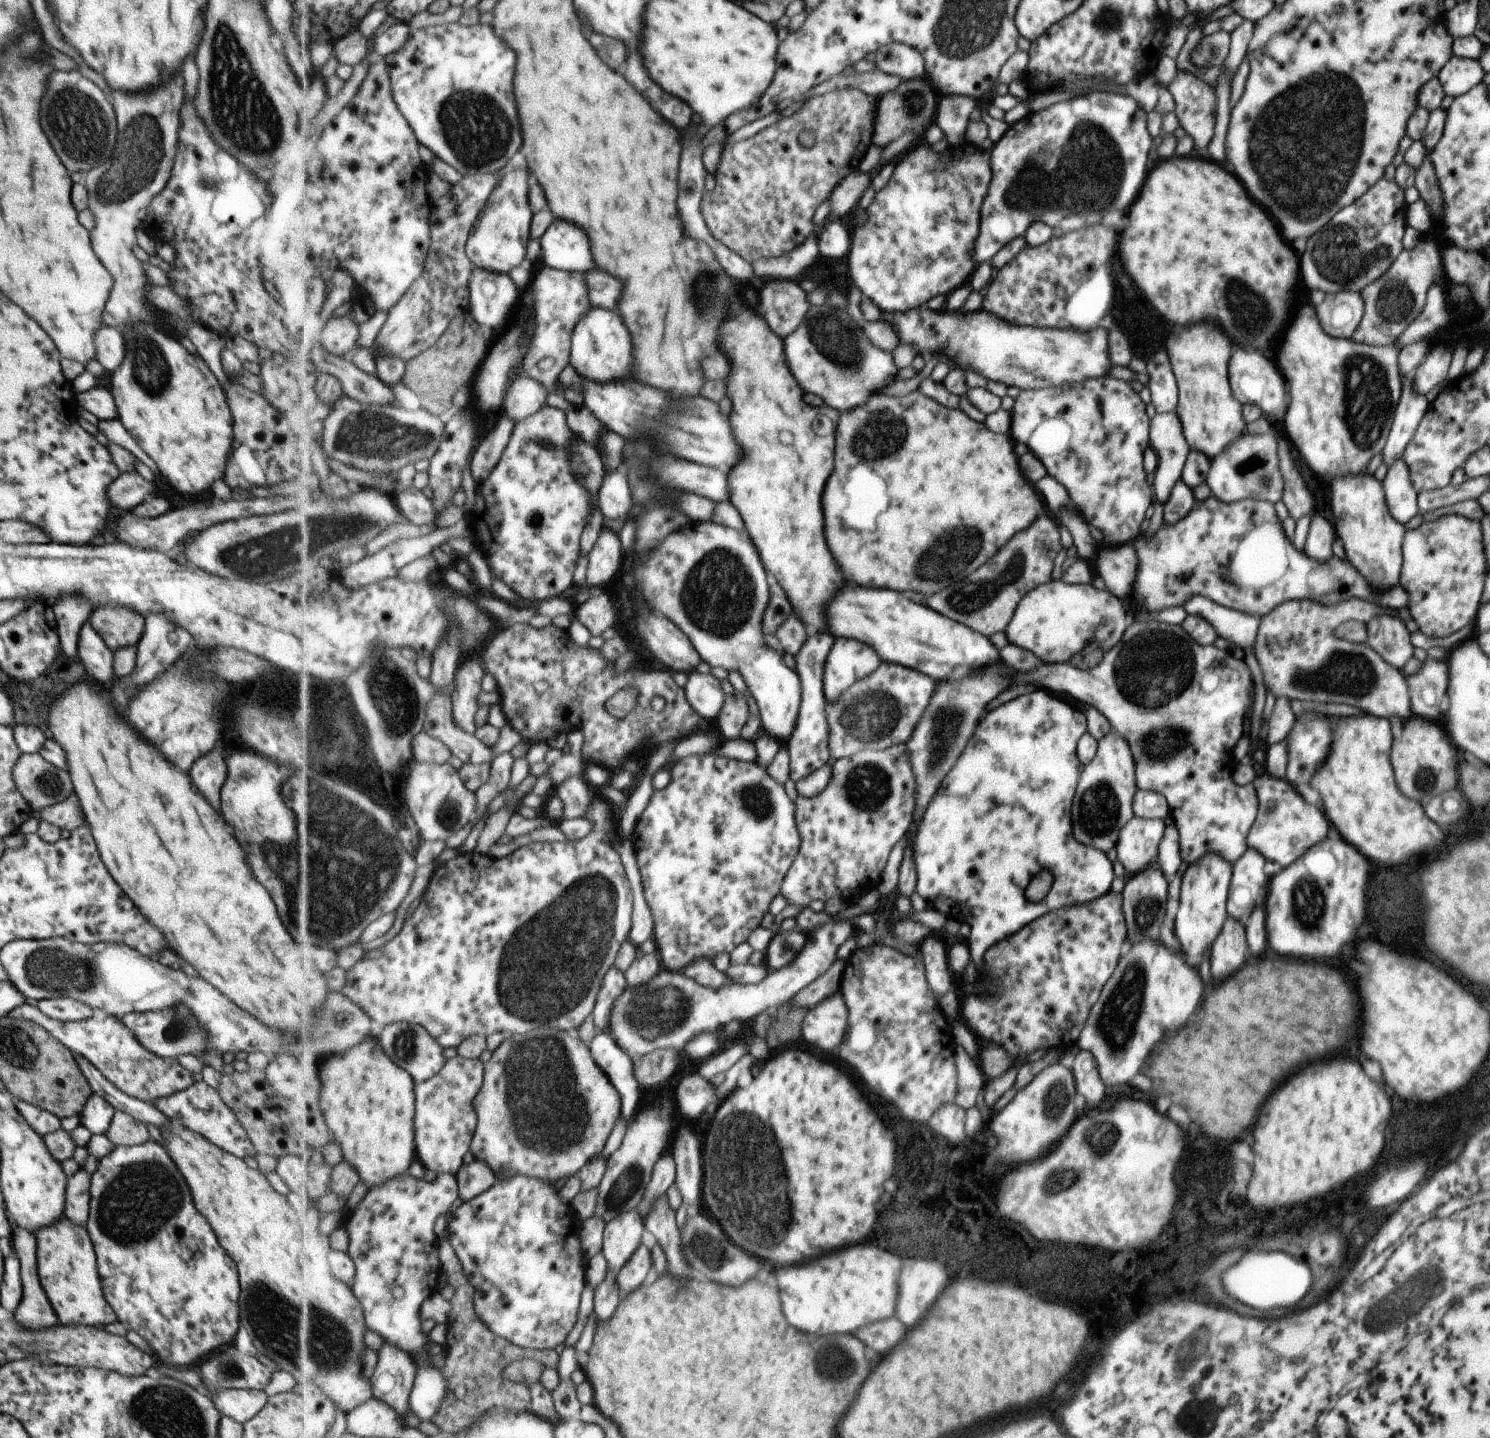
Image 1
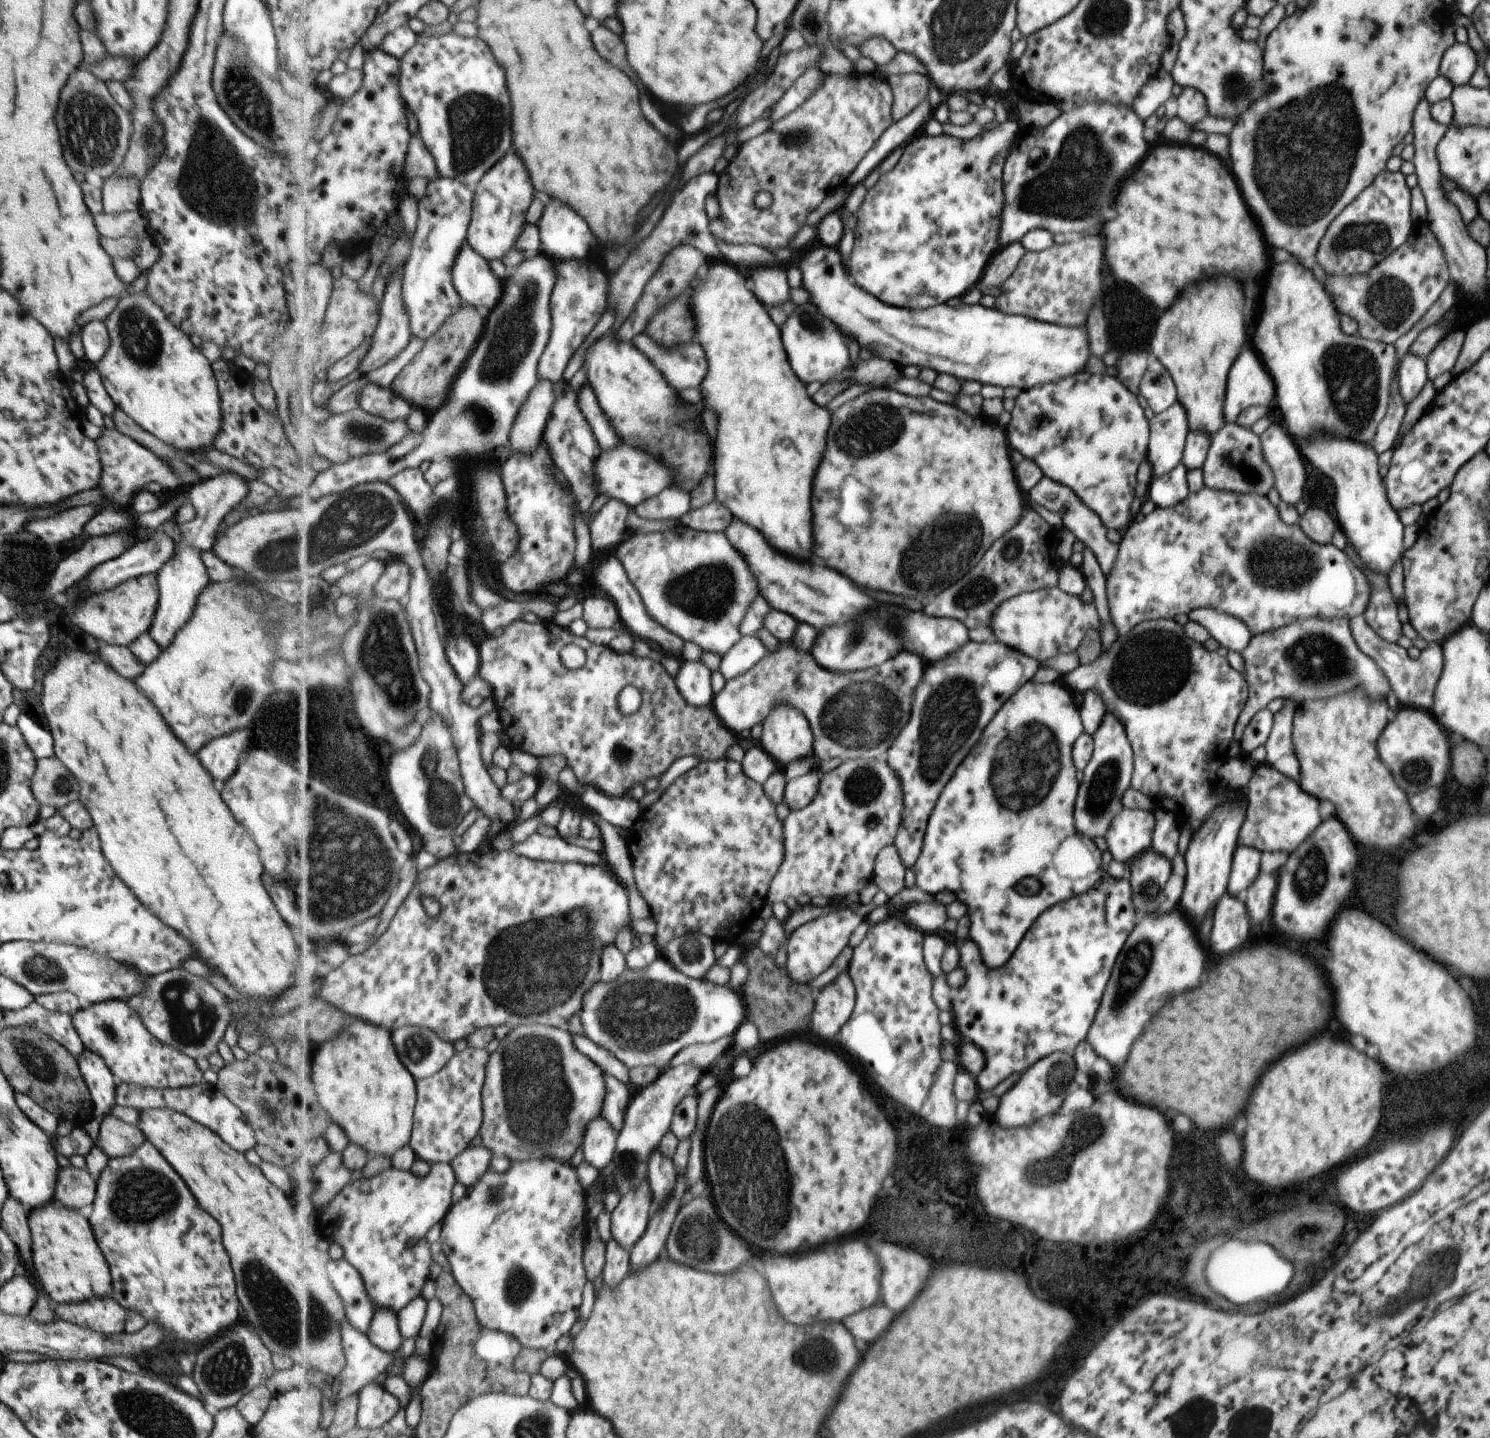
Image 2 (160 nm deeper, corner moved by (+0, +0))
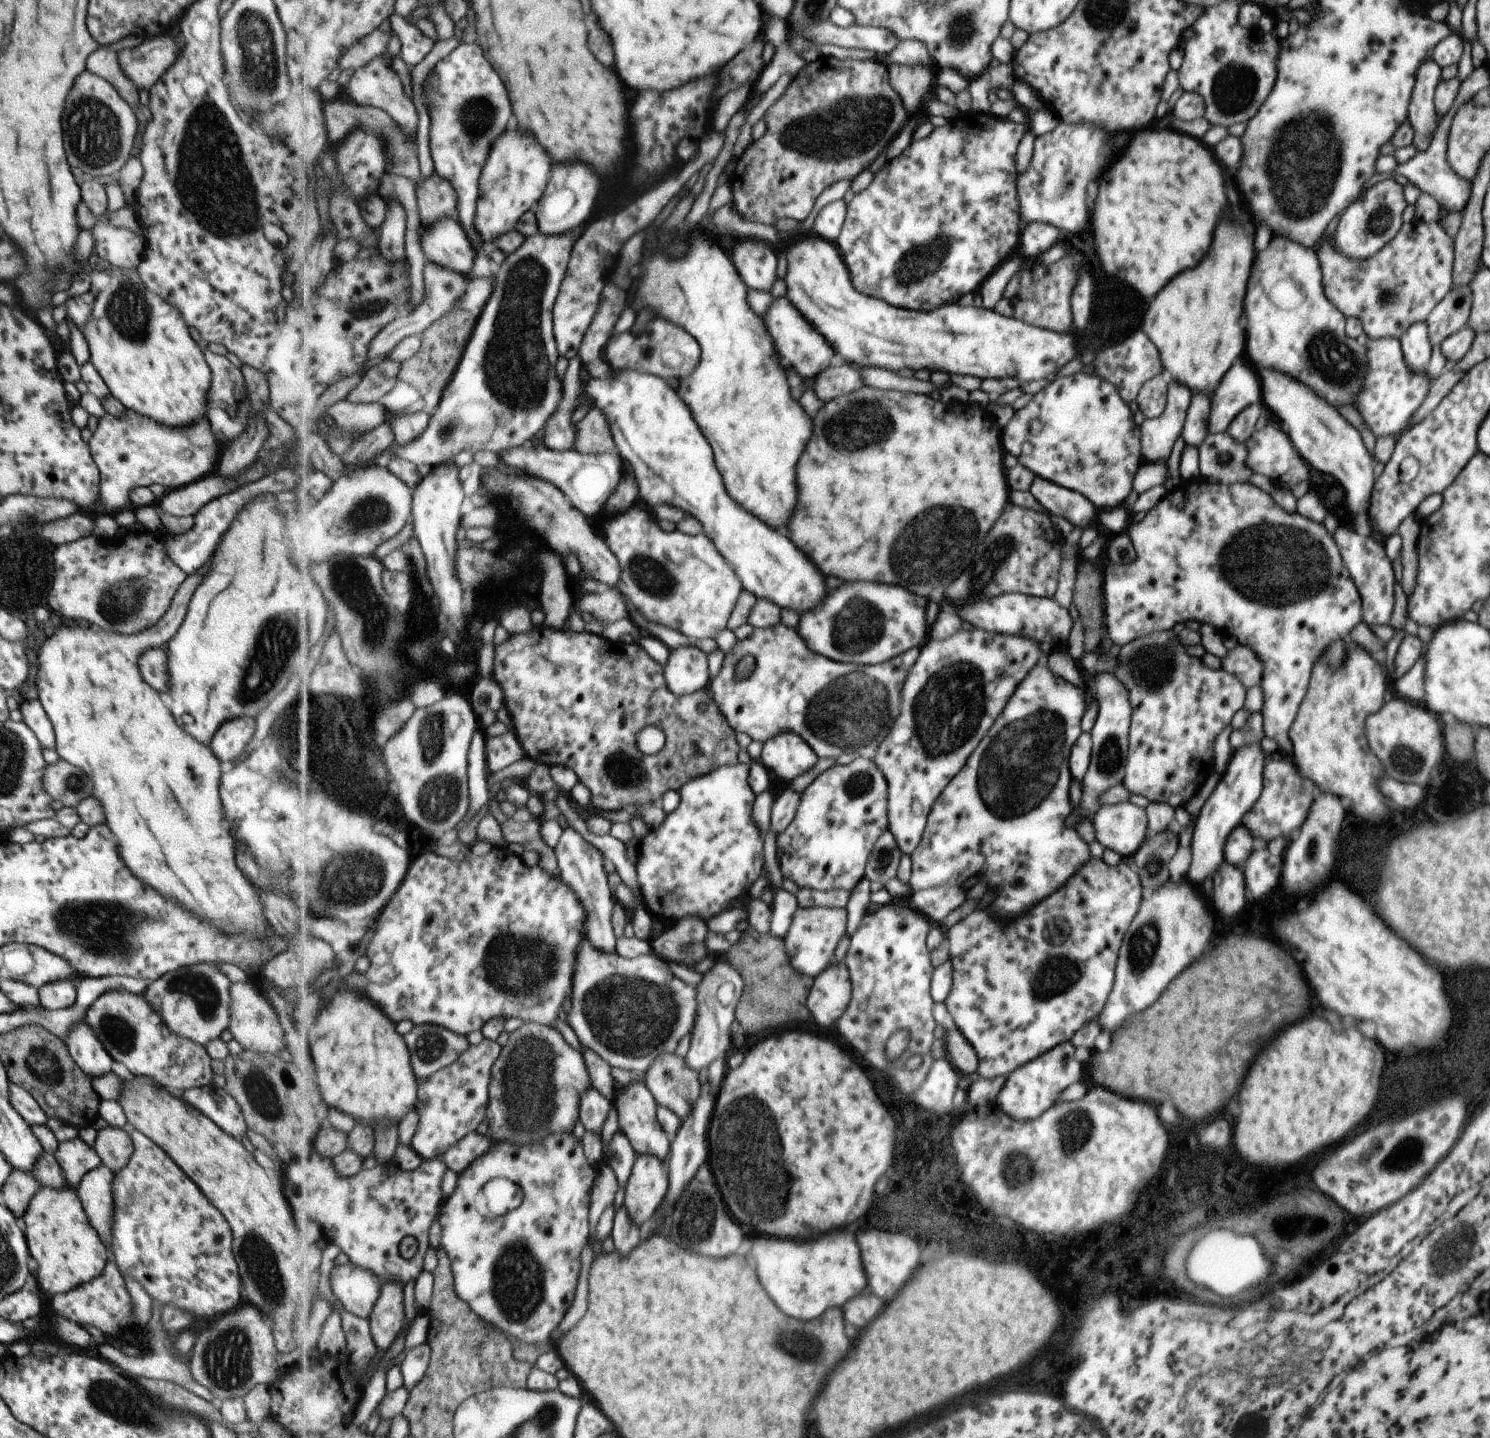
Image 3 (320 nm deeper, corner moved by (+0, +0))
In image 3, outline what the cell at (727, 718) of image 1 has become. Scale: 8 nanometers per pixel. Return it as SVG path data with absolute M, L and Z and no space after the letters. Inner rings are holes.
M781 623L769 628L754 627L752 633L739 639L735 648L725 657L719 674L711 680L709 691L731 726L737 732L745 732L752 740L765 744L777 735L789 731L802 736L823 757L835 757L833 746L841 746L837 754L857 752L861 757L873 758L896 725L902 711L903 687L921 654L922 647L915 647L911 652L904 652L903 656L897 656L895 660L879 666L843 664L813 652L800 632L793 627ZM747 655L756 658L755 670L750 677L738 681L737 662ZM817 742L825 742L828 749L819 750Z

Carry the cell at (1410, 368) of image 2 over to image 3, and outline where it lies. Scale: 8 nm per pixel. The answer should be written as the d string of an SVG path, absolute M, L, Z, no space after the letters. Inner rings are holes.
M1419 321L1411 325L1399 340L1407 368L1415 374L1425 373L1431 347L1426 322Z

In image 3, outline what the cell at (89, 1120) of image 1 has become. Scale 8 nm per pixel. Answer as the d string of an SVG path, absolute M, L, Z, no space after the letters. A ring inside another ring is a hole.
M83 1018L70 1026L63 1041L69 1056L87 1077L93 1078L111 1072L112 1058L102 1049L95 1033L84 1023Z

